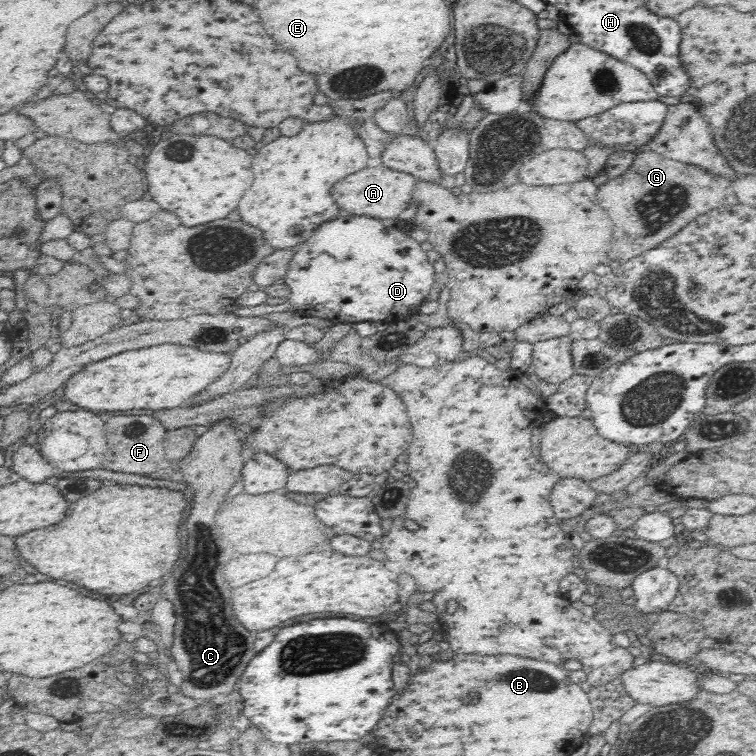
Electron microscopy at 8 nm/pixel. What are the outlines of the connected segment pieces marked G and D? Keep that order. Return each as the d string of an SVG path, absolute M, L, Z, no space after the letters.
M649 149L636 154L626 172L608 184L591 189L595 201L614 222L612 250L608 256L616 262L628 262L630 258L656 248L698 216L726 204L732 181L720 173L665 157Z
M348 216L346 220L332 220L332 222L326 222L326 224L322 224L318 230L315 230L312 233L312 236L306 242L302 242L302 244L298 244L294 248L293 257L290 259L287 273L284 276L285 283L290 287L290 294L288 296L288 300L285 304L280 306L268 306L268 305L257 305L254 307L236 307L233 311L229 312L229 315L234 315L237 317L250 317L250 316L260 316L263 314L270 314L272 312L298 312L300 314L313 314L318 317L323 318L332 318L337 322L366 322L366 320L384 320L384 322L395 322L398 319L405 319L411 313L416 310L416 306L420 306L426 299L426 296L430 294L430 290L434 285L434 280L436 278L436 272L434 271L434 267L430 262L428 262L428 254L426 254L426 250L422 250L420 248L420 242L414 242L406 232L402 232L393 226L386 226L382 220L378 220L377 218L371 216Z

